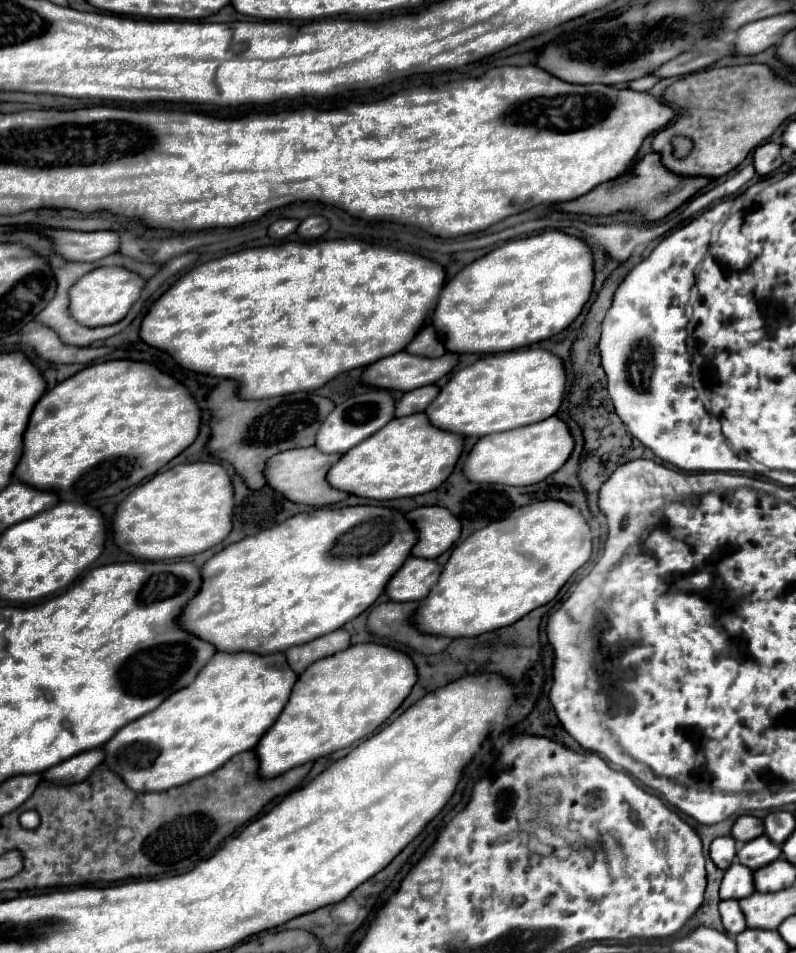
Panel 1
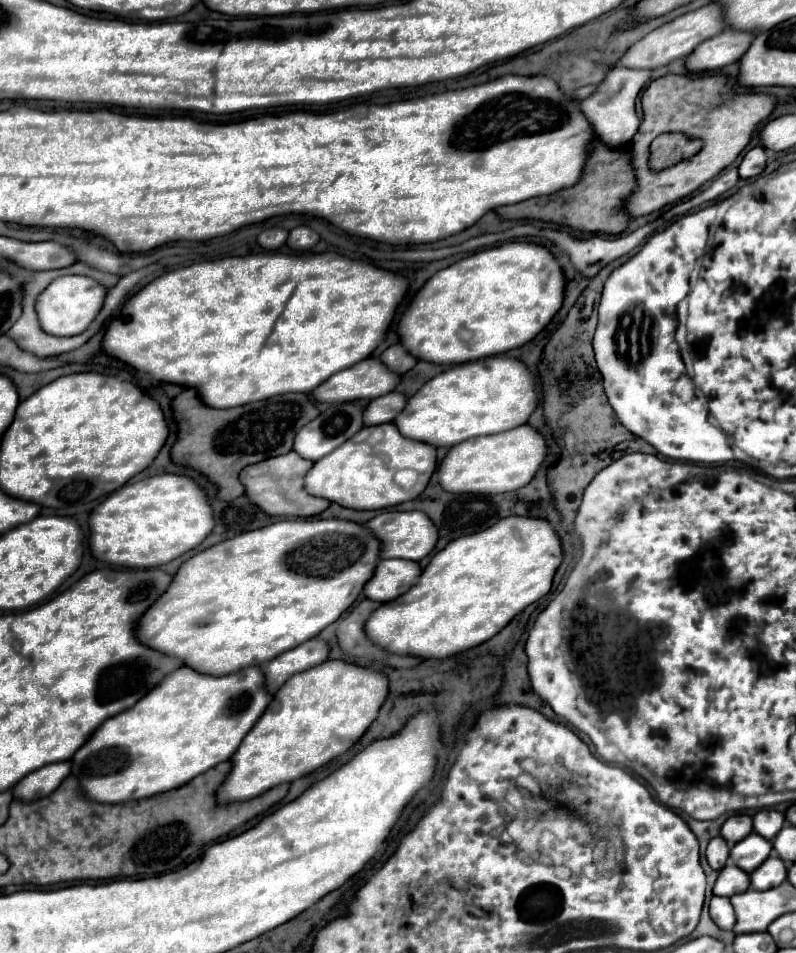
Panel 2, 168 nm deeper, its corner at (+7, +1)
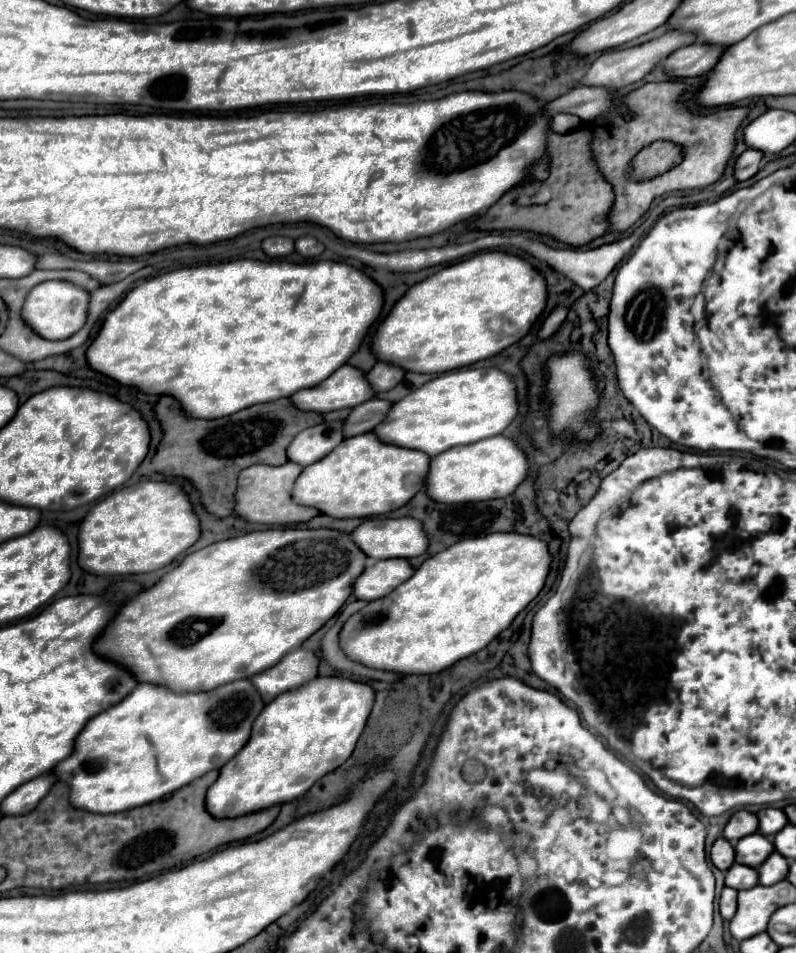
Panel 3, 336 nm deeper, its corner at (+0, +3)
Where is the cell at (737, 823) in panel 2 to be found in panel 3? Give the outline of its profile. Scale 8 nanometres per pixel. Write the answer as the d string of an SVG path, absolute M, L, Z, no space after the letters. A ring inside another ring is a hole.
M739 810L739 812L735 812L735 814L731 816L731 820L727 822L723 836L725 836L729 842L737 842L737 840L741 840L741 838L745 838L745 836L749 836L749 834L755 834L757 828L759 828L757 816L751 814L751 812L747 812L747 810Z

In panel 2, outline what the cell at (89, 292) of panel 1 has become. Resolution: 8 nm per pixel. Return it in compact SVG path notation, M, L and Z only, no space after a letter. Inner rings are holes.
M60 276L46 290L40 292L36 300L38 322L44 332L52 336L76 336L88 328L88 324L96 318L106 298L106 288L88 276Z

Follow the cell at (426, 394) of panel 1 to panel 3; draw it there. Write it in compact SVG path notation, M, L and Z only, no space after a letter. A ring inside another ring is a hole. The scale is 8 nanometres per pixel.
M373 398L369 402L355 406L347 416L347 438L371 432L387 416L391 406L393 404L389 400L381 400L381 398Z

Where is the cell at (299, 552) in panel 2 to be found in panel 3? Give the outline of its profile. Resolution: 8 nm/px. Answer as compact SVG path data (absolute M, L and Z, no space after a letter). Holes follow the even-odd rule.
M269 528L269 530L247 532L243 536L229 538L223 542L215 542L203 550L197 550L185 556L177 568L173 568L159 580L159 584L151 586L147 592L141 592L139 596L135 596L135 600L129 600L129 604L123 604L123 608L119 610L119 616L115 616L115 624L111 624L111 632L103 636L103 644L99 644L99 652L107 652L109 656L119 656L123 664L131 664L131 668L135 668L135 676L139 676L139 682L165 684L175 692L207 692L211 688L217 688L219 684L251 678L255 672L263 672L263 668L271 668L271 664L277 664L293 648L299 648L331 616L335 616L351 596L353 582L363 574L365 564L367 564L367 554L353 542L351 534L345 534L341 530L331 530L331 528L317 528L317 530Z

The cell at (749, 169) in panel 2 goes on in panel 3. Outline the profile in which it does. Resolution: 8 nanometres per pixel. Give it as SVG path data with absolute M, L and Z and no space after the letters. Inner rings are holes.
M747 148L735 162L735 178L737 180L753 178L761 168L761 160L763 160L763 152L755 148Z

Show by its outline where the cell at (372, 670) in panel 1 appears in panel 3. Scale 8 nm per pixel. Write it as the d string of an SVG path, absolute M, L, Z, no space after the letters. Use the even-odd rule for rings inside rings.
M317 676L315 680L277 696L255 718L251 738L223 768L217 782L207 790L207 810L217 818L235 818L271 804L289 802L307 792L321 776L339 768L353 752L375 702L369 684L345 676Z

